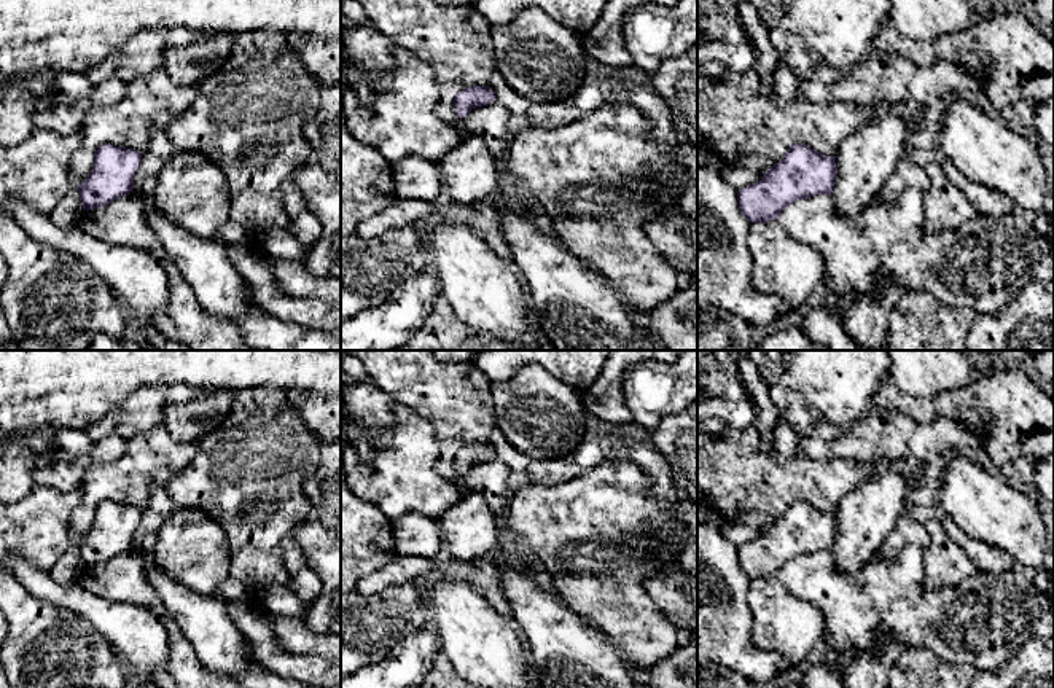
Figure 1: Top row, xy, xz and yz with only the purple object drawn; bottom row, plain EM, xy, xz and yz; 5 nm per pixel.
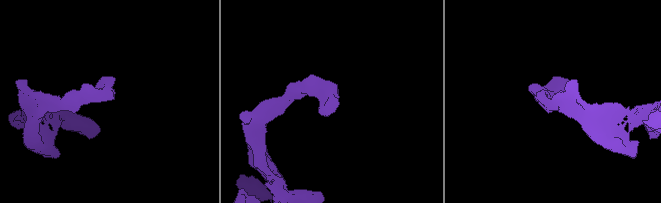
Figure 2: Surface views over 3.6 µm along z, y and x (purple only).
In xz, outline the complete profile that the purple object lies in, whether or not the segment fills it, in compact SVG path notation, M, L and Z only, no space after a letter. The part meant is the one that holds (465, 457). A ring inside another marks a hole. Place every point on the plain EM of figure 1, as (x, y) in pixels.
M471 443L454 451L455 471L465 475L473 465L487 462L497 457L490 443Z

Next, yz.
M791 500L756 540L737 548L739 567L750 580L774 578L791 559L831 551L836 532L836 513Z

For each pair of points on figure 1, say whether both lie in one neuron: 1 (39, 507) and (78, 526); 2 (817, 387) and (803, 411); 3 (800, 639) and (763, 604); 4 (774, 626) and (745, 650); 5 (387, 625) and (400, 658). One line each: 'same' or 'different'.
1: different
2: different
3: same
4: different
5: different

